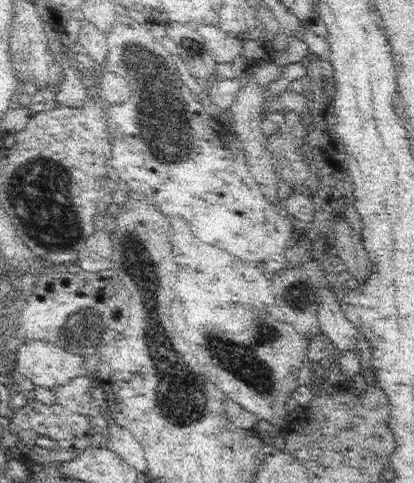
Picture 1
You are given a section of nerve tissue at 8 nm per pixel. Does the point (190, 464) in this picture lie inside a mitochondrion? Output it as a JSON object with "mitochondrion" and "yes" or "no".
{"mitochondrion":"no"}

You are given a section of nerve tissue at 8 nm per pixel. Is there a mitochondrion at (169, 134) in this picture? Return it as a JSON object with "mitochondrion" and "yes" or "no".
{"mitochondrion":"yes"}

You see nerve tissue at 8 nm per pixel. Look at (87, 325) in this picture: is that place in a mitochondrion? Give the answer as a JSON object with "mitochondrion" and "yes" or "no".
{"mitochondrion":"yes"}

